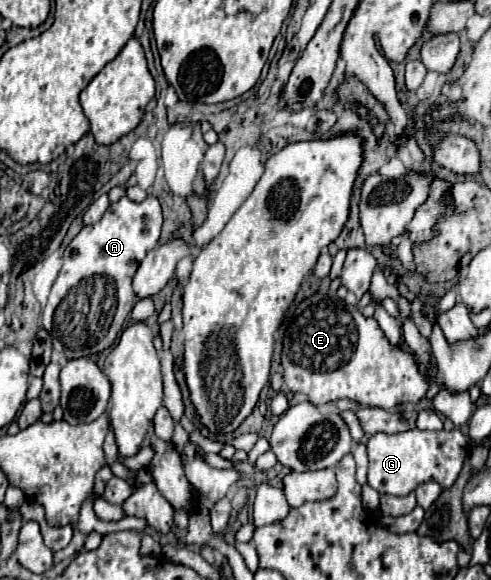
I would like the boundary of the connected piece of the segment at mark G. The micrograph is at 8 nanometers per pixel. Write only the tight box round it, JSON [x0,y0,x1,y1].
[368,429,470,495]

